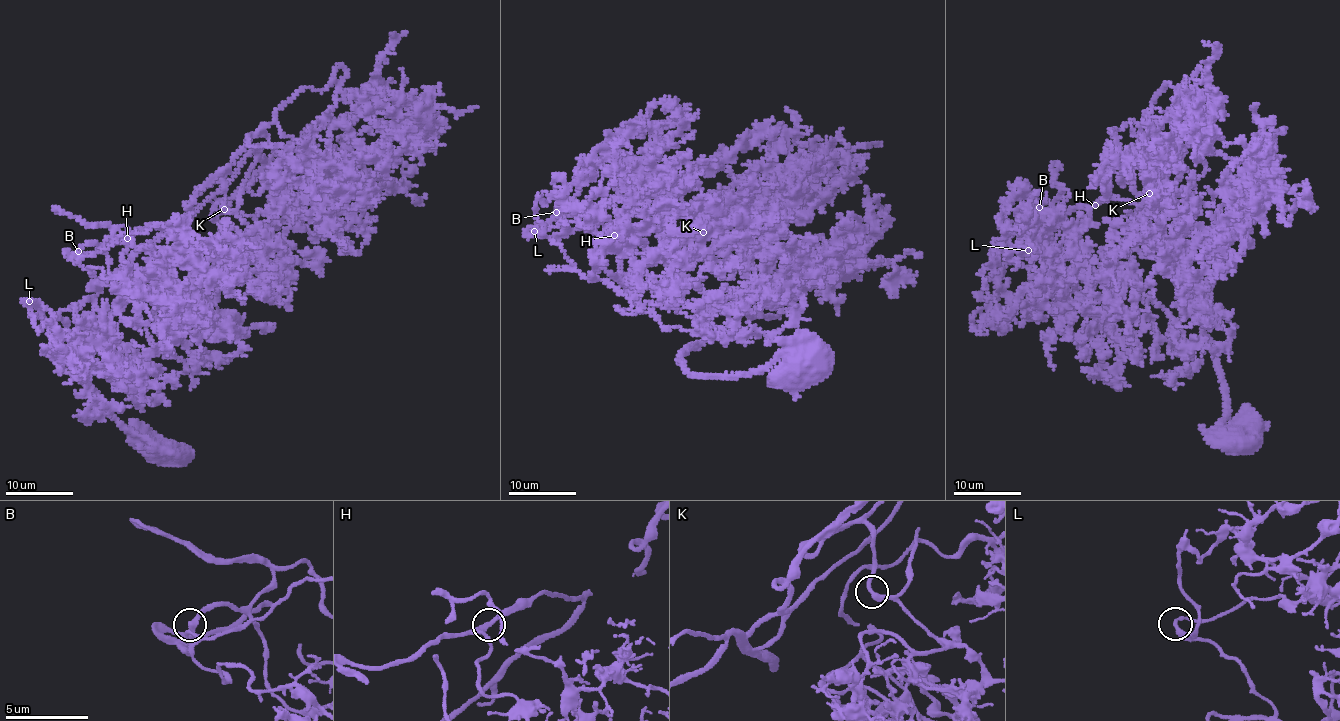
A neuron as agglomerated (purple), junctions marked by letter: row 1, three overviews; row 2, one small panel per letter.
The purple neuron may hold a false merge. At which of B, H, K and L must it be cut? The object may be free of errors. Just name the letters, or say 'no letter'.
no letter

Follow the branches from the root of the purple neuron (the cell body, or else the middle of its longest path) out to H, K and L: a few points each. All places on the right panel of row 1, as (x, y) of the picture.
H: (1243, 437), (1232, 439), (1223, 424), (1224, 389), (1203, 330), (1220, 252), (1155, 204), (1111, 198), (1095, 206)
K: (1243, 437), (1223, 424), (1203, 330), (1223, 258), (1186, 218), (1123, 184), (1137, 151), (1155, 164), (1149, 193)
L: (1243, 437), (1203, 330), (1223, 264), (1205, 233), (1148, 203), (1121, 243), (1132, 263), (1092, 284), (1028, 250)

